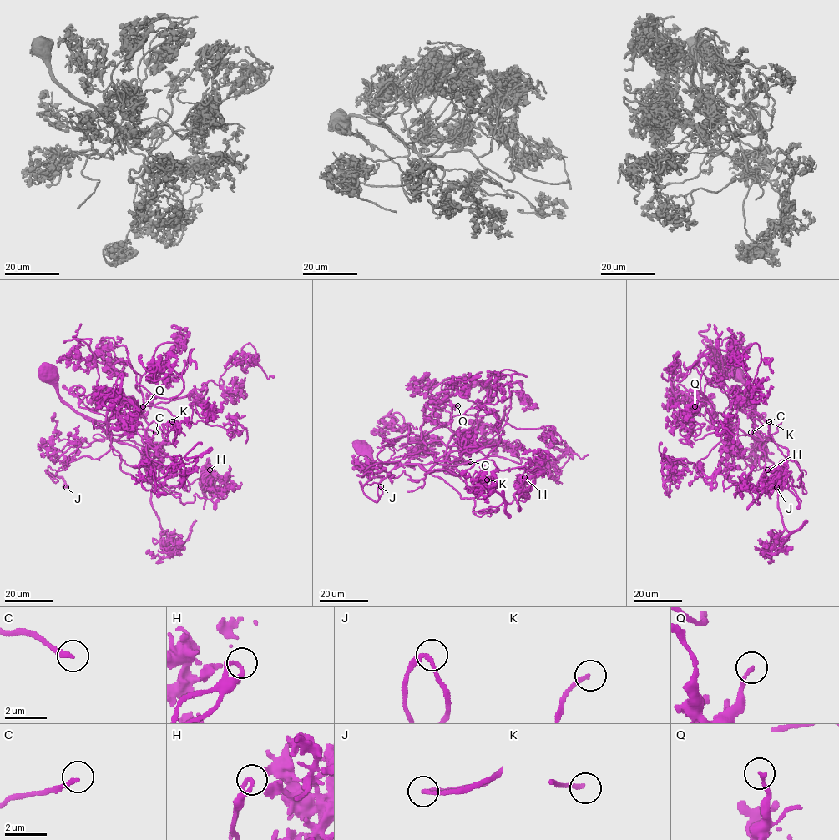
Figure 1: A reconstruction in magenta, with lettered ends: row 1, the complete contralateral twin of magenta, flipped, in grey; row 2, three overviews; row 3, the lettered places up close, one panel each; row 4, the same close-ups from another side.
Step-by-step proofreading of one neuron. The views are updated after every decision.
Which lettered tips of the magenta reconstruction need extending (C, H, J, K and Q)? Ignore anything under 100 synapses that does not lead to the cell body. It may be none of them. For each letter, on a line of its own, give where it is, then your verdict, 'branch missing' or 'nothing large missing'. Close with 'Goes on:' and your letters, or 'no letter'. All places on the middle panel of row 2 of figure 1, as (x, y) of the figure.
C: (470, 461) | branch missing
H: (524, 477) | nothing large missing
J: (381, 486) | nothing large missing
K: (487, 480) | branch missing
Q: (457, 405) | nothing large missing
Goes on: C, K

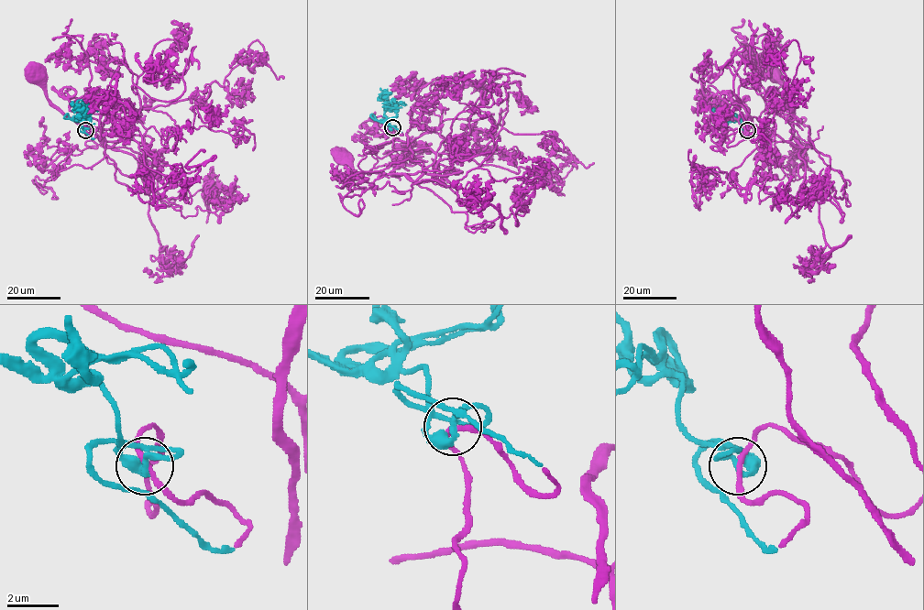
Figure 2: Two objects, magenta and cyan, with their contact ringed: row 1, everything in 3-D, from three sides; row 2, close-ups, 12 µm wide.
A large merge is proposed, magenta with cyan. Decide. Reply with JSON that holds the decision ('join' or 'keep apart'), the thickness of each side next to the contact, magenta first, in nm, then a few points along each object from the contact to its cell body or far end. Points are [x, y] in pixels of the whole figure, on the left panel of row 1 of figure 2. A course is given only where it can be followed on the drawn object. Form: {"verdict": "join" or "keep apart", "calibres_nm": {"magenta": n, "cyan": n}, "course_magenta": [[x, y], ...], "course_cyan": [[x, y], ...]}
{"verdict": "join", "calibres_nm": {"magenta": 190, "cyan": 240}, "course_magenta": [[84, 130], [86, 125], [85, 135], [94, 132], [112, 120], [127, 136], [107, 147], [65, 116], [35, 76]], "course_cyan": [[84, 130], [77, 115], [82, 113], [82, 106], [77, 103], [80, 109], [84, 108]]}

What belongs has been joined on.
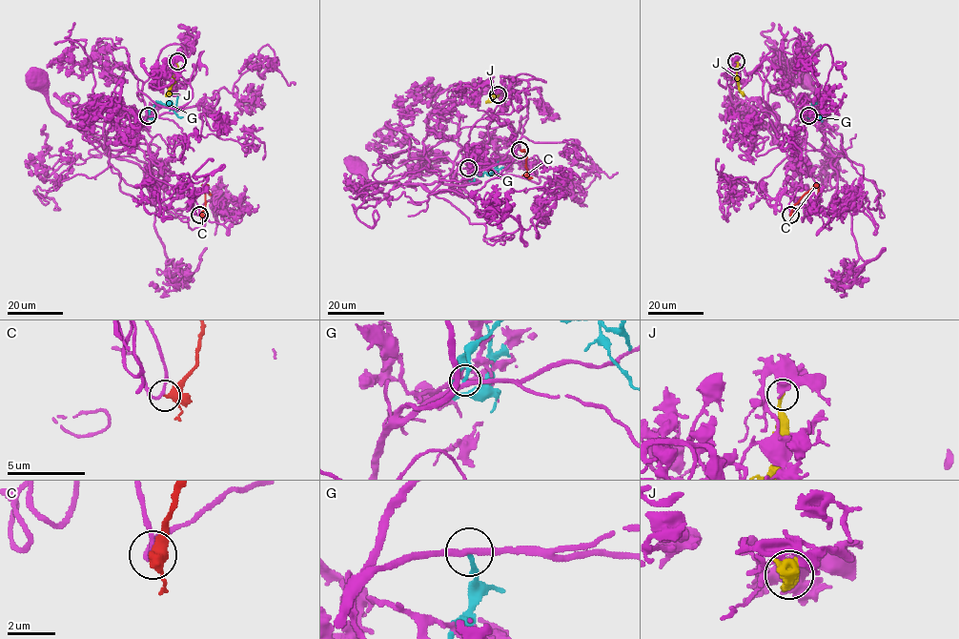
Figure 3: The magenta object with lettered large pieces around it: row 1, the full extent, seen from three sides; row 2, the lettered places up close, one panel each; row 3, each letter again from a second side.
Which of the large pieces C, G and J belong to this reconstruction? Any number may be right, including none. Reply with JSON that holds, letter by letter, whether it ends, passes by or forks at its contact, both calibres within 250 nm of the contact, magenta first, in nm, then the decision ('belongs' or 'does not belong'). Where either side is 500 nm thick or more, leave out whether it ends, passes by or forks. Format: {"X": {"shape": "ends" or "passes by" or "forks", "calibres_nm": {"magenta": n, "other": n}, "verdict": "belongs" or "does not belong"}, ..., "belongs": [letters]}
{"C": {"shape": "ends", "calibres_nm": {"magenta": 180, "other": 440}, "verdict": "does not belong"}, "G": {"shape": "ends", "calibres_nm": {"magenta": 280, "other": 200}, "verdict": "does not belong"}, "J": {"calibres_nm": {"magenta": 550, "other": 220}, "verdict": "does not belong"}, "belongs": []}

